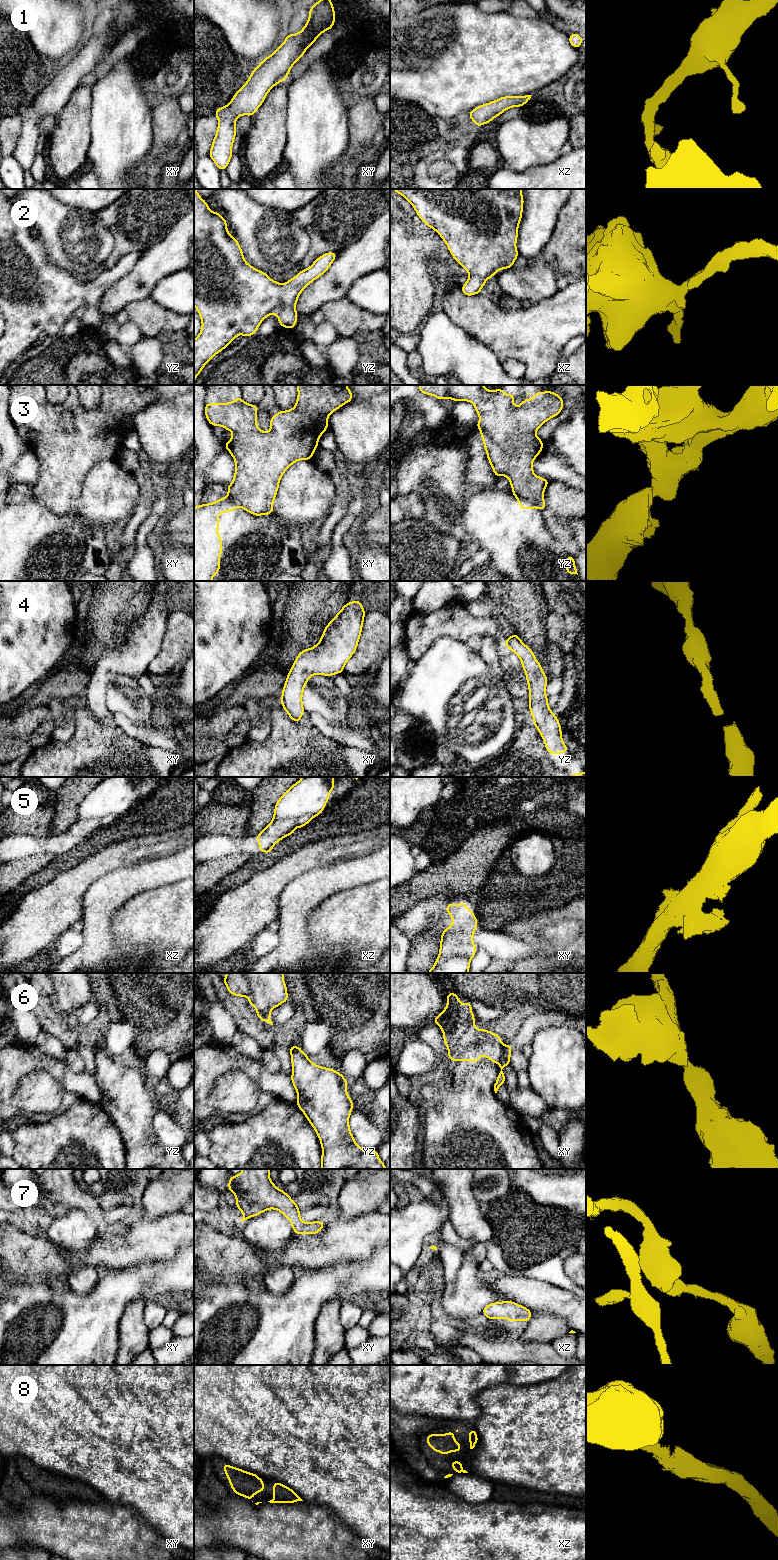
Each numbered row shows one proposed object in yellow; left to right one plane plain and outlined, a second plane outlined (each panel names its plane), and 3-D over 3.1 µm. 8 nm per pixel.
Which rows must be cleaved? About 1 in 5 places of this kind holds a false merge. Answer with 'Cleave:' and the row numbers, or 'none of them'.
Cleave: 3, 6

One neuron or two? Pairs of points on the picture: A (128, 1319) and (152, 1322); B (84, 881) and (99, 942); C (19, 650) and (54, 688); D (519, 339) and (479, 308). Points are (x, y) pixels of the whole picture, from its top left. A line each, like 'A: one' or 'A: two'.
A: two
B: two
C: two
D: one

